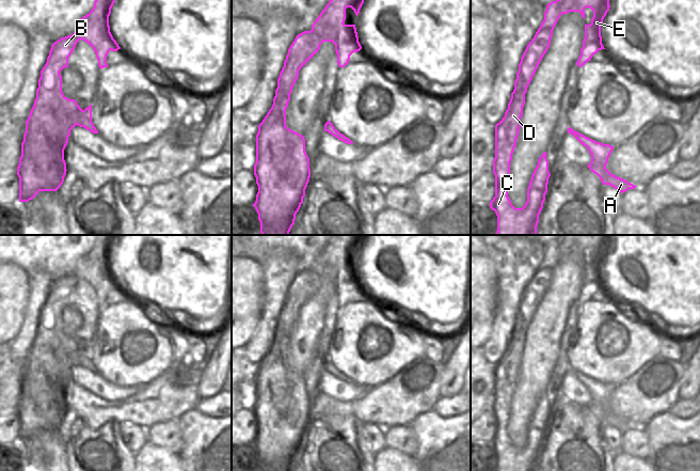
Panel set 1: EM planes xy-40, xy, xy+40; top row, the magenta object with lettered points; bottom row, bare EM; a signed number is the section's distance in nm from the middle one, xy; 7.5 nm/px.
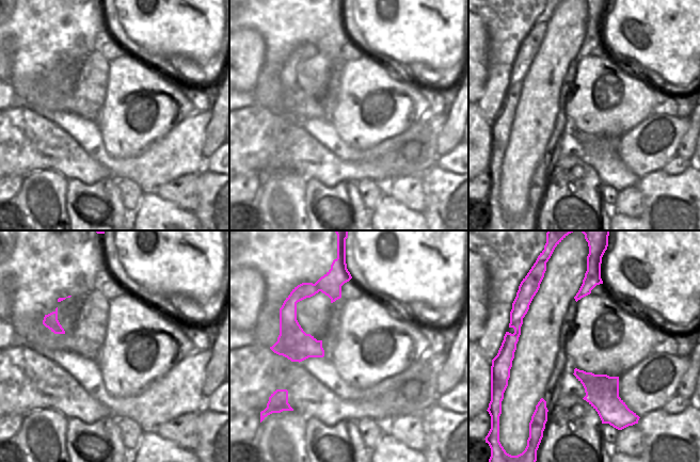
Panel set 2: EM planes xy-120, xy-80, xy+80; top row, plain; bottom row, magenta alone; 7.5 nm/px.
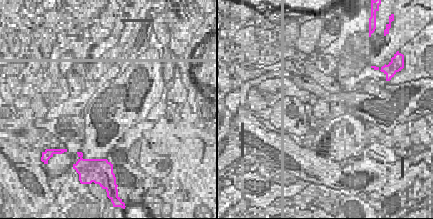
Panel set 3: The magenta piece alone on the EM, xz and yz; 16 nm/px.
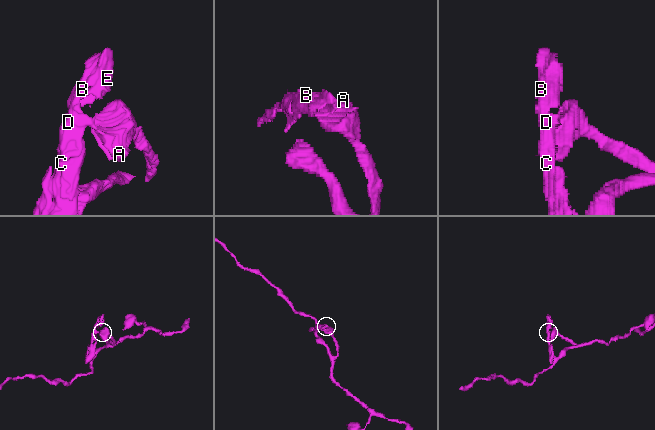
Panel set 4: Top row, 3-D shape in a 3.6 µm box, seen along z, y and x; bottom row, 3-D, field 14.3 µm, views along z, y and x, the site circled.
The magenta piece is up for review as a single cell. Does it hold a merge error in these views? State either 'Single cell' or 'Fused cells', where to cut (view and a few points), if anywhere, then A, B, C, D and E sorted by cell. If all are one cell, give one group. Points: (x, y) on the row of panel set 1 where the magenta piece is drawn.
Single cell. No split. Groups: A B C D E

